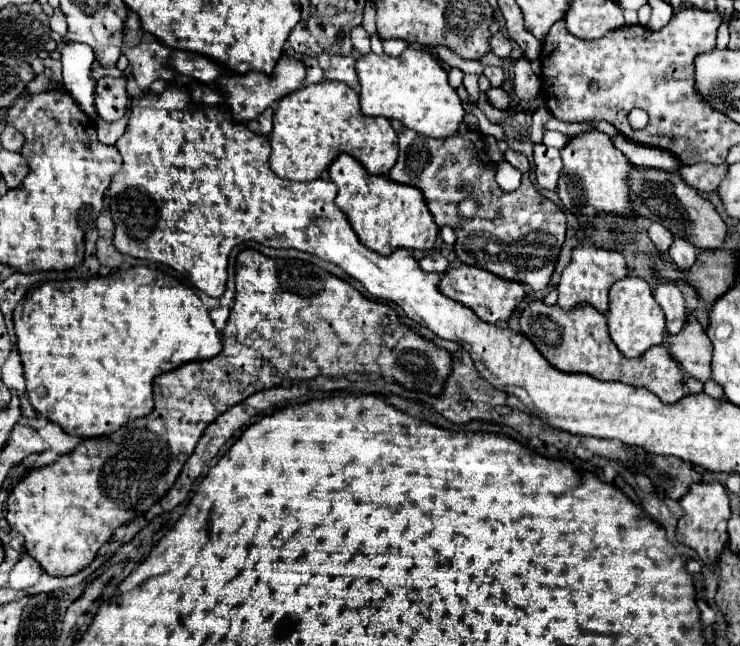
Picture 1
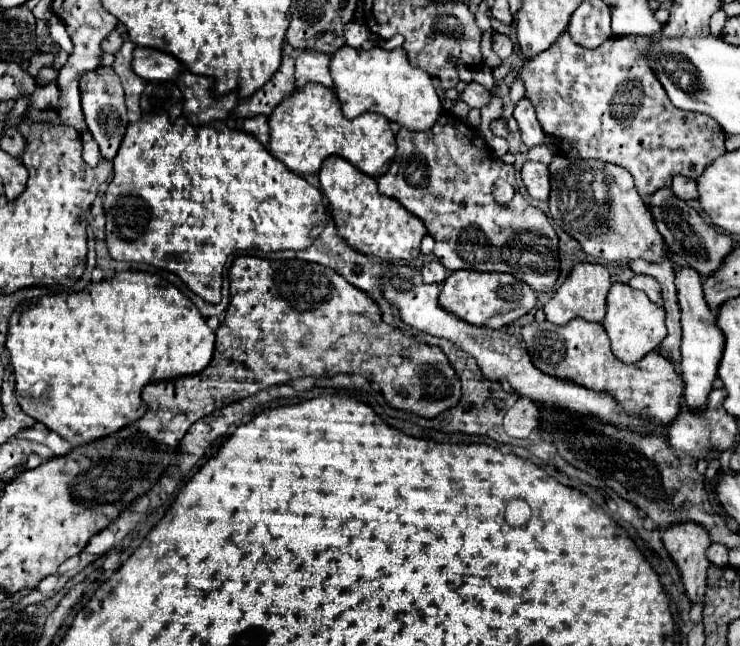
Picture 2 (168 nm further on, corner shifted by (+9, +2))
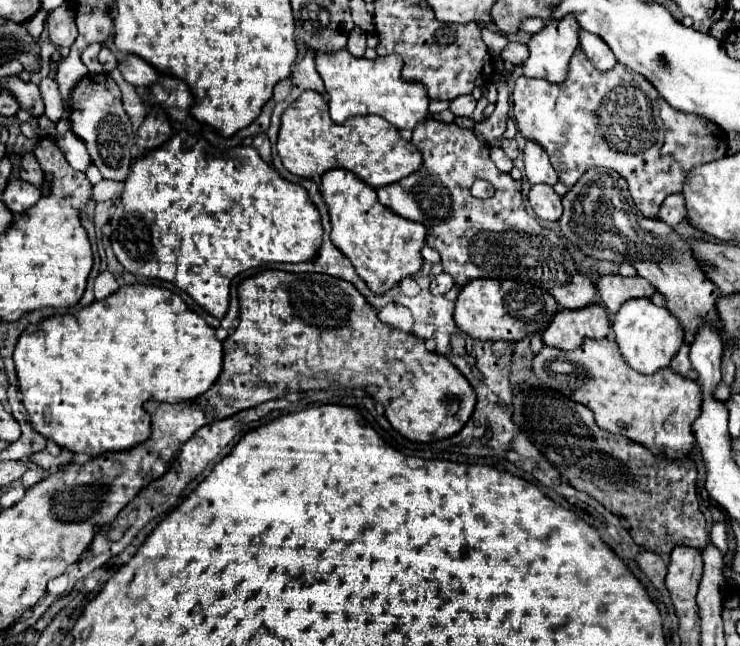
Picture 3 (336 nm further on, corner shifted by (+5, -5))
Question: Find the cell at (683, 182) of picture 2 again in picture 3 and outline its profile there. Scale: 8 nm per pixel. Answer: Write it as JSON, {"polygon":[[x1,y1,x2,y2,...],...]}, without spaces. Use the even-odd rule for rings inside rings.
{"polygon":[[672,194,664,200,658,218,662,222,666,222,668,226,676,226,678,222,682,222,686,218,686,208,684,208,684,198,682,194]]}

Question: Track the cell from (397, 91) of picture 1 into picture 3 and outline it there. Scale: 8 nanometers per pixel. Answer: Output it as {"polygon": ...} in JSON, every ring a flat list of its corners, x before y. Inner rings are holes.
{"polygon":[[348,50,340,52,316,52,316,70,324,80,328,92,328,114,336,124,342,124,350,116,376,114,394,124,396,128,412,130,428,116,428,96,422,84,404,82,400,78,402,60,396,54,368,60,354,58]]}

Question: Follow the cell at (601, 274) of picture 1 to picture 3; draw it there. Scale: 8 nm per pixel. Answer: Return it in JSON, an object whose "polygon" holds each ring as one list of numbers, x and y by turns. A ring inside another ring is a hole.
{"polygon":[[602,304,582,310,560,310,552,324,544,330,542,342,558,350,576,350,586,338,606,338,610,332,610,318]]}

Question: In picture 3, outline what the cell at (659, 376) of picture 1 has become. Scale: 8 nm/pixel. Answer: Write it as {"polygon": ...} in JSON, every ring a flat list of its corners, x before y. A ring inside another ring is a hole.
{"polygon":[[586,340,578,350,562,352,556,348,544,346,542,352,532,362,532,372,548,386,556,388,570,400,576,400,584,406,588,406,594,412,594,420,600,428,612,434,622,434,628,440,636,444,644,444,648,450,656,452,658,456,668,458,684,458,694,448,694,436,692,436,692,420,700,416,700,386,680,374,674,374,672,370,660,370,652,376,644,376,636,372,634,368,628,368,624,364,624,358,620,356,620,350,616,348,614,340]]}

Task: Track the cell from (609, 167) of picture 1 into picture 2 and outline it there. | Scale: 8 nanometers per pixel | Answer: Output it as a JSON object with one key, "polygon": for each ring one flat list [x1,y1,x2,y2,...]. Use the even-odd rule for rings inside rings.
{"polygon":[[554,155,550,163,550,215,556,225,574,237,582,249,606,261,660,261,666,253,664,239,656,231,652,213,644,205,634,187,632,175,612,163,604,161,572,161,570,157],[600,167,598,173,588,173]]}

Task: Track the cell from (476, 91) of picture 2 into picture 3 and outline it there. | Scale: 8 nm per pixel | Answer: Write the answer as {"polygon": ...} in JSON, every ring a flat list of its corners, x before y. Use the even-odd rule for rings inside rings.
{"polygon":[[458,96,456,100,450,102,448,110,452,110,454,116,472,116,474,108,476,108,476,100,472,96]]}

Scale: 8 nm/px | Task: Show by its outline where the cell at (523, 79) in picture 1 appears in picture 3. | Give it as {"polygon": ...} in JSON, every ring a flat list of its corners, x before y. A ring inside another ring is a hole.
{"polygon":[[526,142,524,164,526,164,526,180,530,184,550,184,550,186,554,186,558,182,556,170,552,168,548,154,536,142]]}

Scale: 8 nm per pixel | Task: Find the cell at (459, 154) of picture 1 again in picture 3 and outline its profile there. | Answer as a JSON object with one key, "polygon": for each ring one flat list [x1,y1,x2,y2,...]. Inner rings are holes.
{"polygon":[[428,118,414,128,412,144,424,156,422,176,414,172,400,182,376,188,376,194,380,204,398,216,428,228,426,242,440,252,444,272,454,278,456,286,464,286,474,278,516,280,538,284,558,300,560,308,576,310,600,302,594,282,576,270,560,238,552,230,542,228,526,212,522,182,512,180,510,174,494,166,490,146,478,140,472,130],[476,178,492,182,496,190,492,198,478,200,470,194]]}

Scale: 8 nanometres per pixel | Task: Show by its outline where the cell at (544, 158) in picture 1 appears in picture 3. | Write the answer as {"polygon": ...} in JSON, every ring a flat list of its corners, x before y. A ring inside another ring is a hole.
{"polygon":[[548,184,532,186,528,200,530,200,530,206,536,212,536,216,542,220,558,222,558,218,562,216,562,202,560,202,558,194,554,192,554,188]]}

